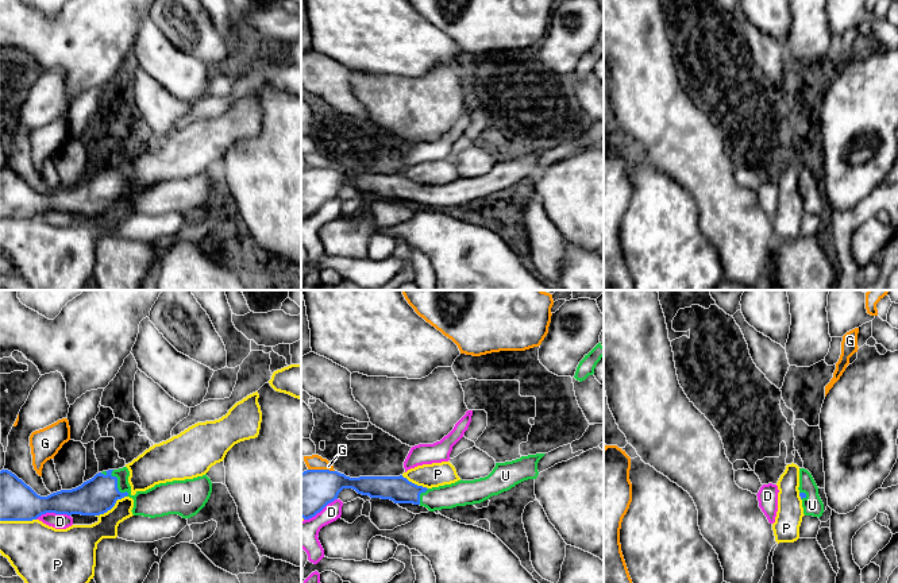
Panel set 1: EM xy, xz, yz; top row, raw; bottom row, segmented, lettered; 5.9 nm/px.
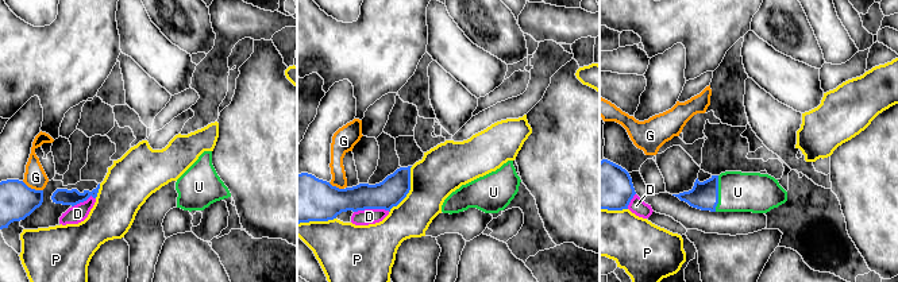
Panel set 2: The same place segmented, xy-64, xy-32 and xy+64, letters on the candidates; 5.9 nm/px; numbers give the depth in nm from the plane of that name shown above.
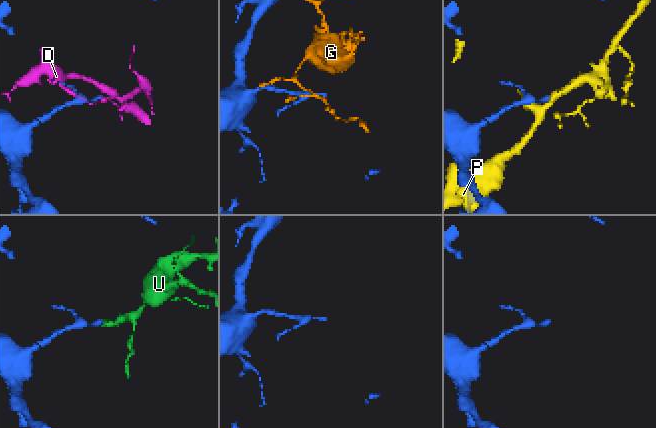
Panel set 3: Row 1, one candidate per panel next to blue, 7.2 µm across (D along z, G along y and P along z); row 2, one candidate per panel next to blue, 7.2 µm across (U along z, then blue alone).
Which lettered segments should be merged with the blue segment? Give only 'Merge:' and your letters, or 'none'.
Merge: U

